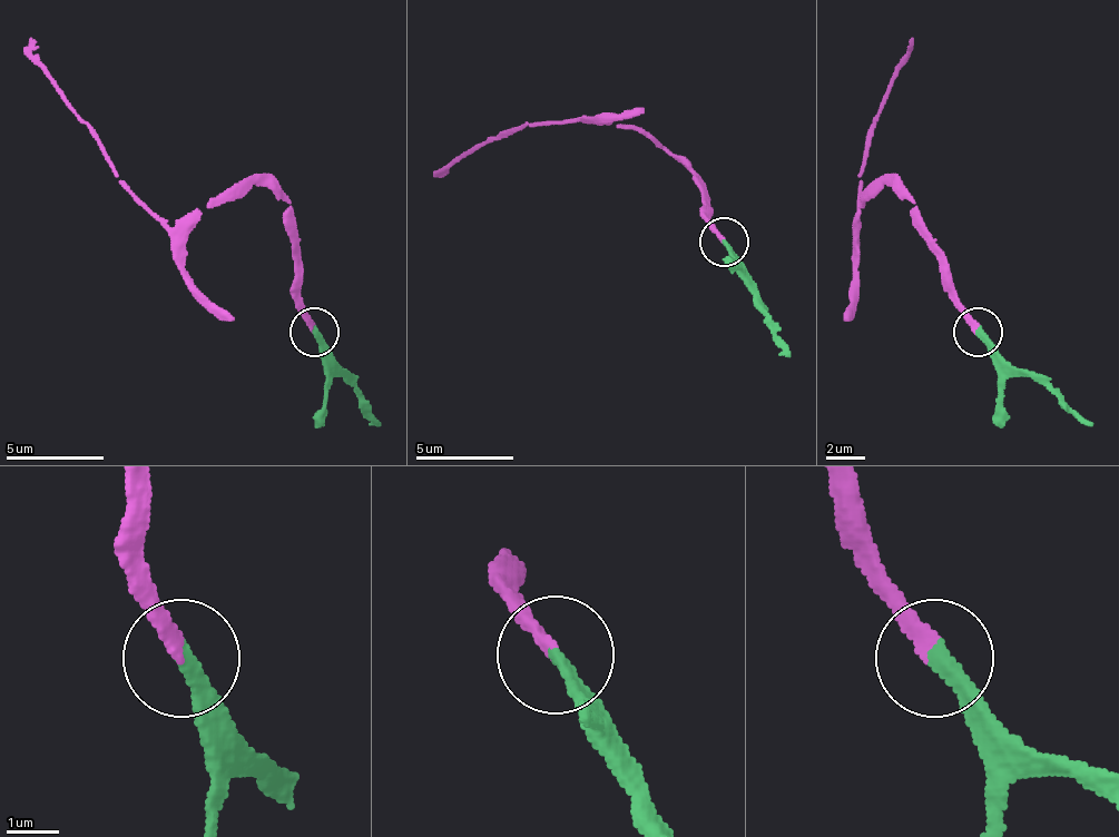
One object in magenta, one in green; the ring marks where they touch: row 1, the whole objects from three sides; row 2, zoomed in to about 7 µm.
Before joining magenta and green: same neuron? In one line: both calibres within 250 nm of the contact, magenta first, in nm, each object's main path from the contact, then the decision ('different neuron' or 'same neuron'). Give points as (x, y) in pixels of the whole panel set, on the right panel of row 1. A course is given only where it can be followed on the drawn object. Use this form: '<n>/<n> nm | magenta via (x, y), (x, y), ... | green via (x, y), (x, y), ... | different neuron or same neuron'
260/320 nm | magenta via (977, 334), (958, 299), (948, 255), (894, 187), (879, 187), (855, 222), (870, 124), (909, 60), (913, 36) | green via (977, 334), (1093, 426) | same neuron

